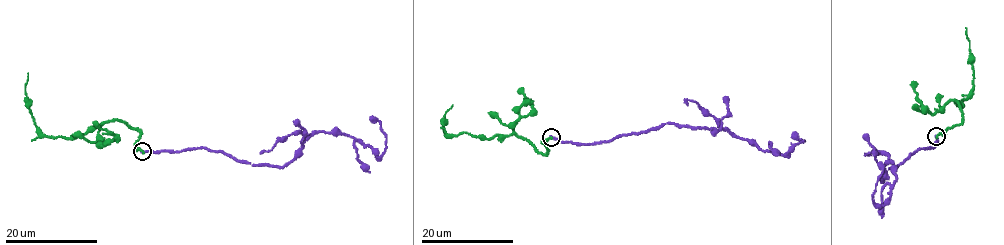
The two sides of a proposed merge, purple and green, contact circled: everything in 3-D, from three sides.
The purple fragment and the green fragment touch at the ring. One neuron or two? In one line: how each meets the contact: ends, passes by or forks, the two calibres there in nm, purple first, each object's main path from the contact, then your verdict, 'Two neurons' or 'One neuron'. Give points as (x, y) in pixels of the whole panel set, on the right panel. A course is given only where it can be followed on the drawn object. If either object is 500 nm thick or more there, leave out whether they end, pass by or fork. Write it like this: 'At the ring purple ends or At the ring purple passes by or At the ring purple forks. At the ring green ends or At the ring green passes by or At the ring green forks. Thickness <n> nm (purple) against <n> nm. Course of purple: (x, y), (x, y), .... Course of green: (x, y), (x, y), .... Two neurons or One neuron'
At the ring purple ends. At the ring green ends. Thickness 280 nm (purple) against 280 nm. Course of purple: (936, 136), (932, 149), (914, 152), (880, 182), (884, 165), (893, 164), (896, 179), (878, 206), (880, 162). Course of green: (936, 136), (962, 123), (963, 118), (954, 101), (961, 107), (973, 85), (965, 27). Two neurons

